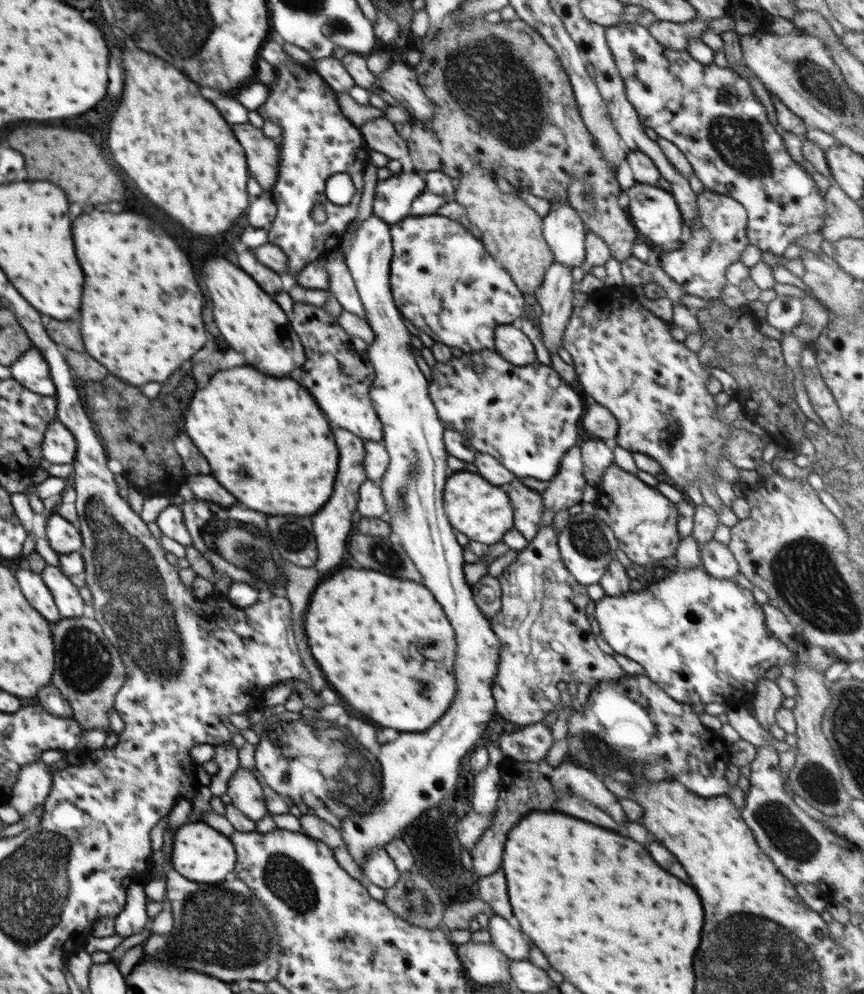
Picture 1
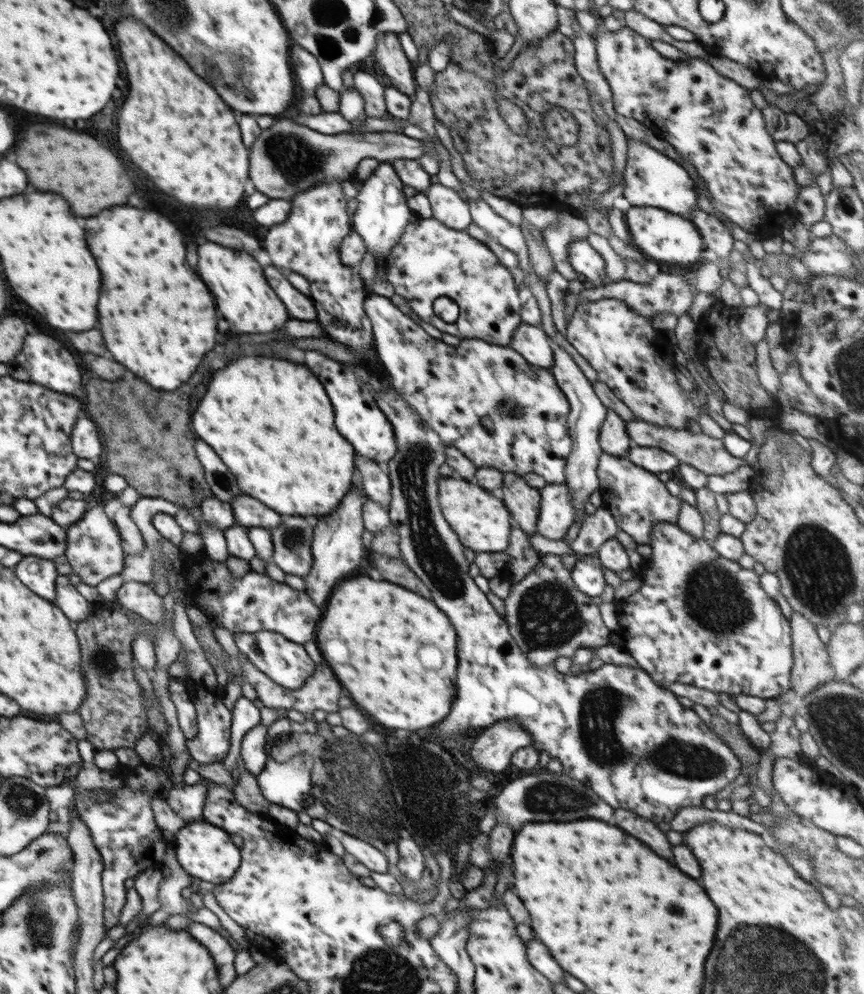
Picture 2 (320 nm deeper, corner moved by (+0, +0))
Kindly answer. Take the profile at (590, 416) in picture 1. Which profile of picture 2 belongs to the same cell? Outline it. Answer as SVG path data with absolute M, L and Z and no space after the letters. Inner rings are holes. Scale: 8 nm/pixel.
M635 418L627 422L627 433L632 445L661 448L676 457L680 464L688 464L708 476L724 475L747 465L744 459L734 458L726 451L722 439L712 438L704 433L693 434L688 428L664 428Z

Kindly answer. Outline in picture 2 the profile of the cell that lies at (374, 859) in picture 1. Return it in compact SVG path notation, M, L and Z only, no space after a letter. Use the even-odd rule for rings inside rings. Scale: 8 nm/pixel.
M346 833L340 838L340 842L348 854L354 856L358 862L364 864L364 866L368 867L371 871L380 874L387 872L389 860L387 856L375 846Z

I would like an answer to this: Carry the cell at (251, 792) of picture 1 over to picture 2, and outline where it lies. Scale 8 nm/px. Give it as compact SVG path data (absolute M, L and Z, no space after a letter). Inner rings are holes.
M258 723L242 738L240 756L246 768L256 776L262 772L267 761L269 743L266 733L269 731L272 731L270 725Z

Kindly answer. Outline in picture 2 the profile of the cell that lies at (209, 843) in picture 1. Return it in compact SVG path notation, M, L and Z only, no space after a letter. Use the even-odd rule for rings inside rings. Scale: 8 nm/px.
M192 820L184 825L174 838L176 856L180 866L200 880L213 882L216 885L227 883L241 863L241 852L232 840L229 832L210 824L206 820Z

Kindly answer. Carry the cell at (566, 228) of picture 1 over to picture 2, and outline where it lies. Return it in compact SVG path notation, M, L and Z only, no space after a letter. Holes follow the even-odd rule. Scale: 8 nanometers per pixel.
M573 240L569 246L568 260L577 273L585 276L593 286L600 287L610 280L606 276L605 262L597 250L585 240Z

